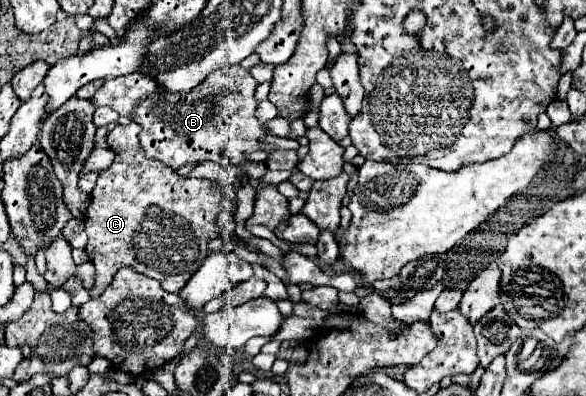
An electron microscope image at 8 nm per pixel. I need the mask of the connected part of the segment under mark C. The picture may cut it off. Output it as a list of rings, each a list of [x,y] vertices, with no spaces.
[[[135,122],[111,130],[107,142],[121,152],[113,166],[101,172],[85,212],[85,232],[89,236],[85,250],[95,266],[91,298],[97,298],[123,266],[139,266],[133,270],[177,294],[203,264],[209,240],[219,236],[217,216],[225,208],[223,192],[217,192],[205,178],[183,178],[165,164],[145,158],[137,134],[139,126]]]

